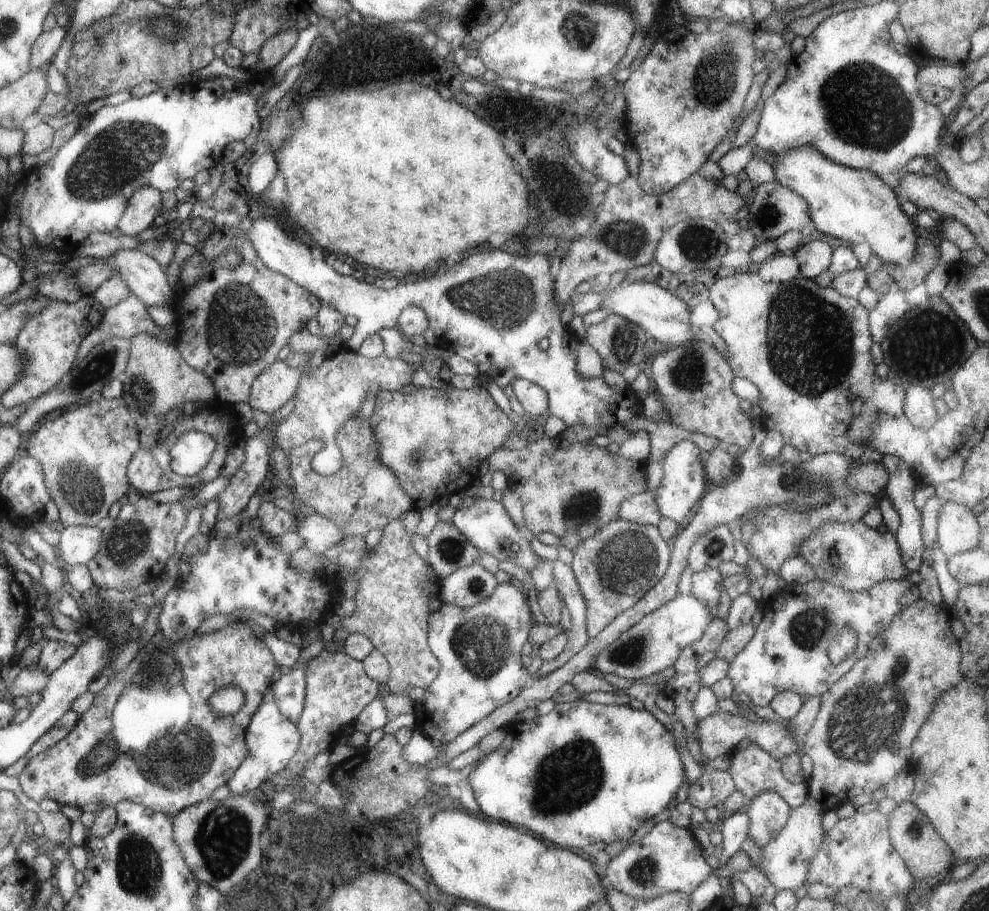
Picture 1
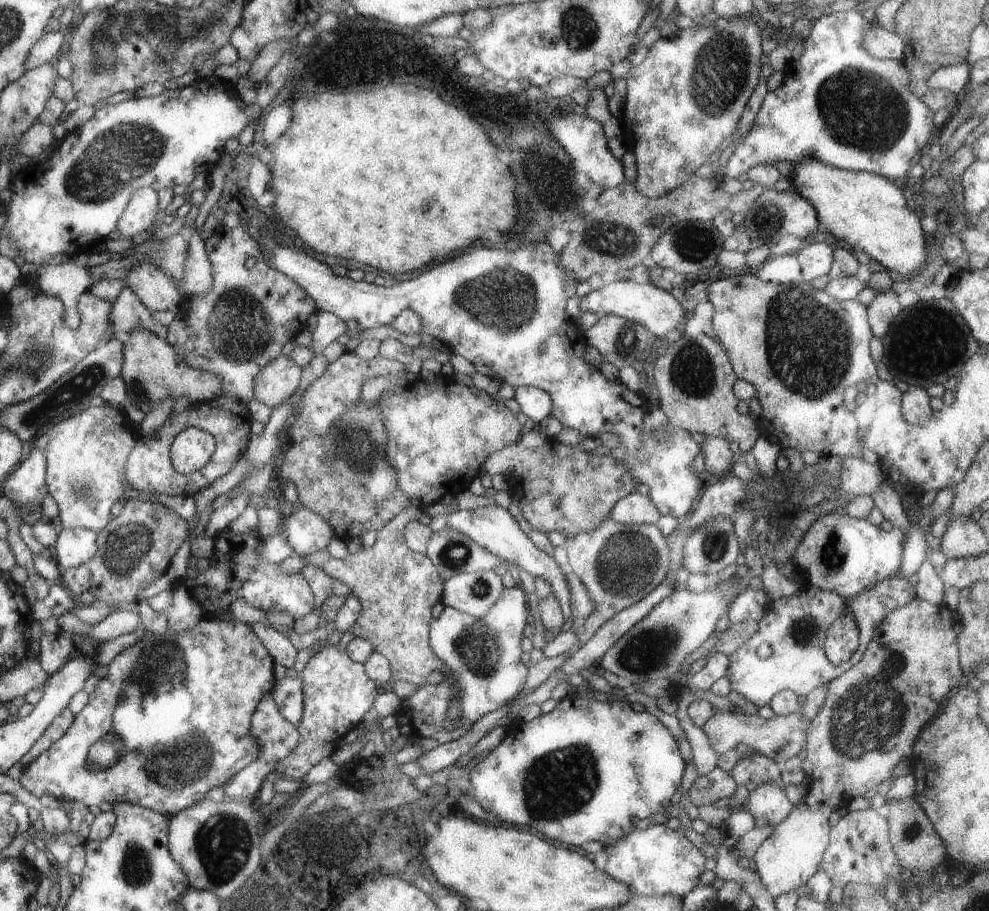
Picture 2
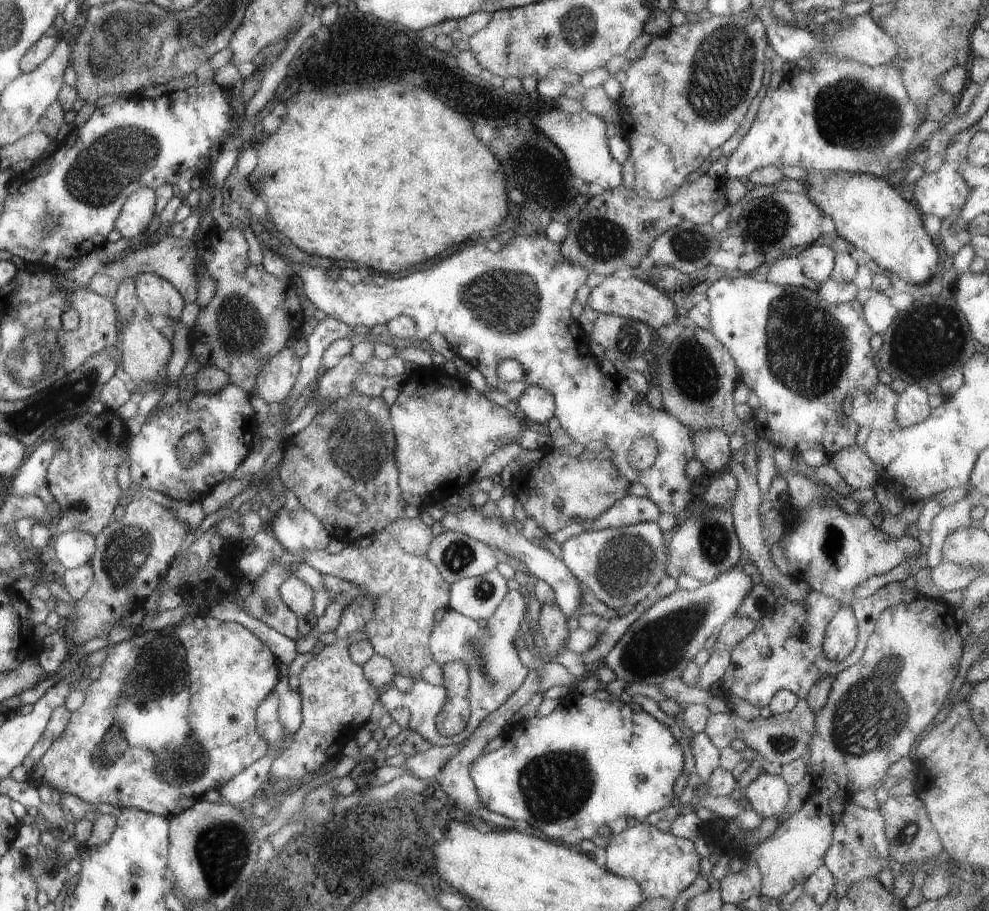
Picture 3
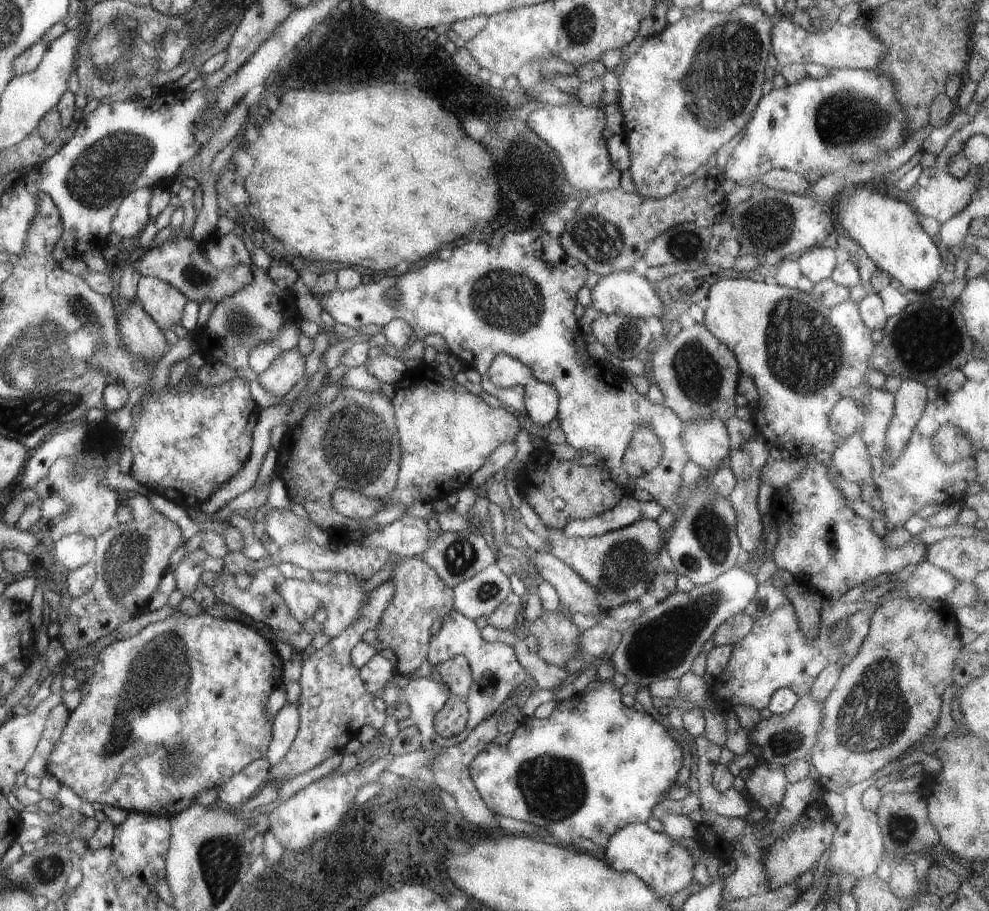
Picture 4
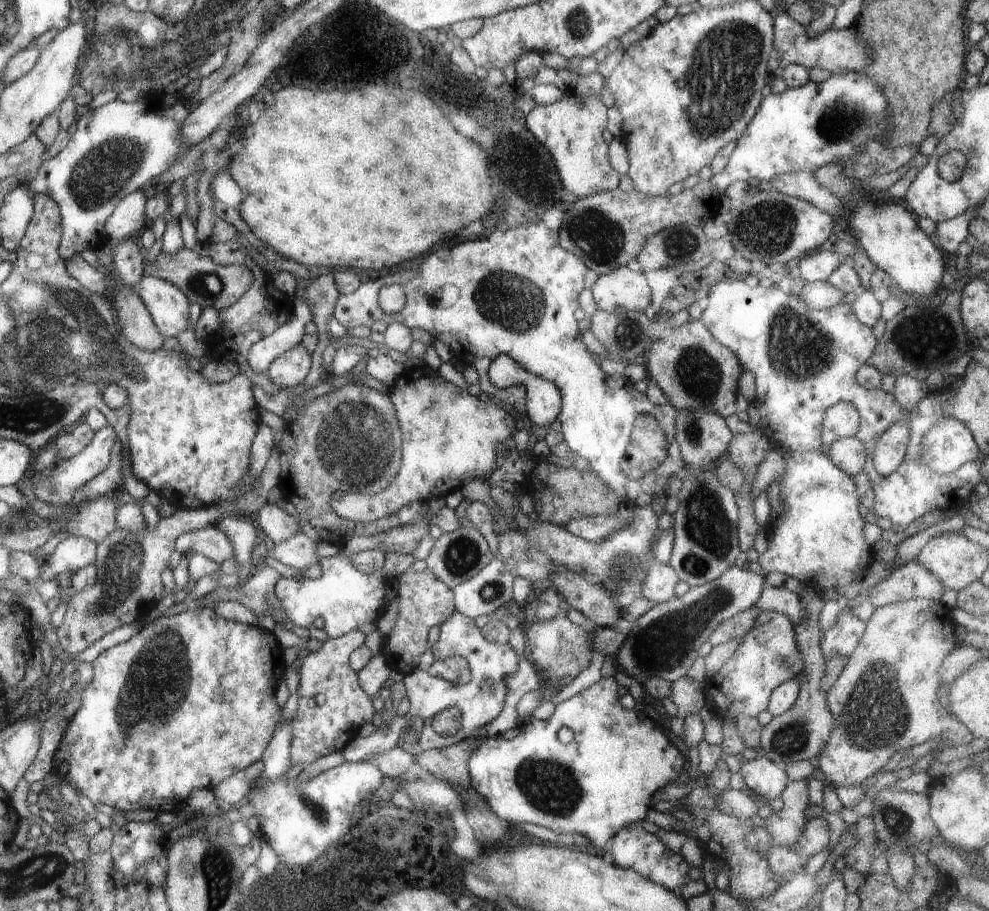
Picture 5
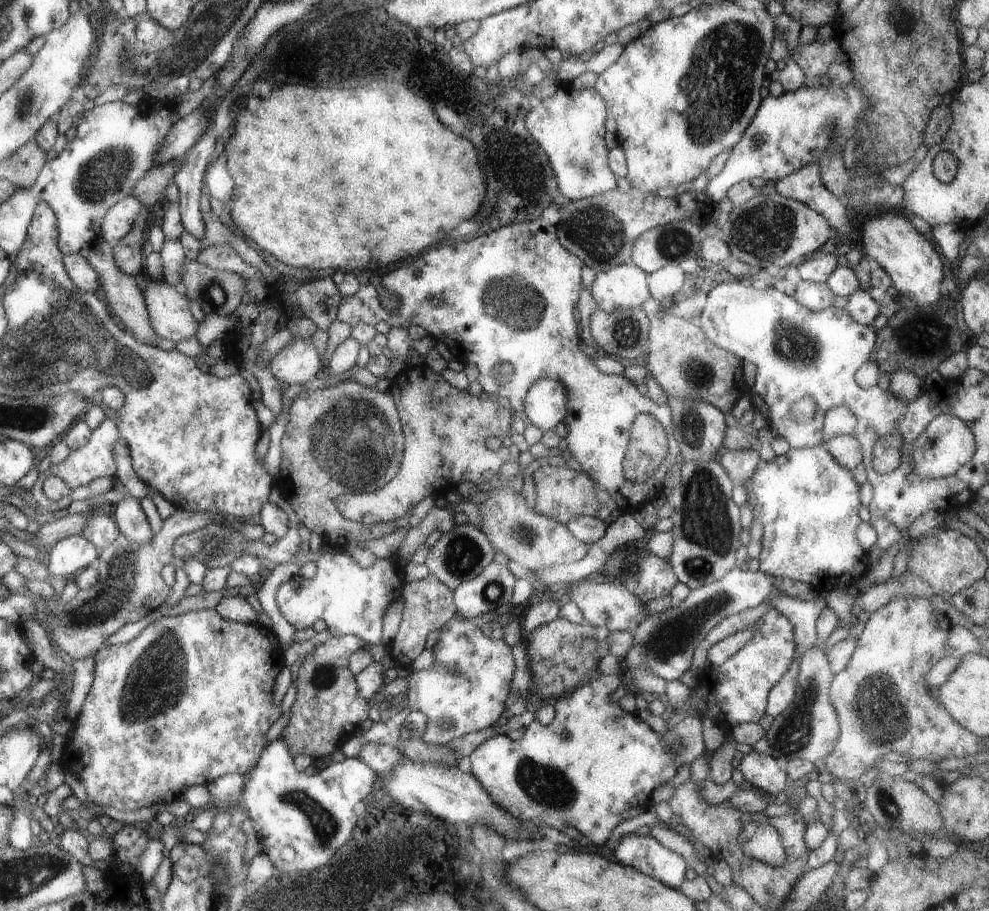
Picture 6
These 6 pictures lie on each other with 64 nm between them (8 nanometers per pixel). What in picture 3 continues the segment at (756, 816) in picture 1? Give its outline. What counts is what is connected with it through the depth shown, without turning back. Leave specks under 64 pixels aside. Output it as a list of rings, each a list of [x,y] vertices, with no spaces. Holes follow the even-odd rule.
[[[760,773],[743,791],[742,800],[762,820],[773,816],[779,821],[787,804],[788,790],[788,784],[783,782],[779,774]]]

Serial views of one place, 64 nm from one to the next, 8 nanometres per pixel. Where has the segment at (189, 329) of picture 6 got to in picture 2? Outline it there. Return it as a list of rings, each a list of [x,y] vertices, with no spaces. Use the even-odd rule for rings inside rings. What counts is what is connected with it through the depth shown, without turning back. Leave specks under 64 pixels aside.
[[[147,262],[135,264],[125,274],[123,282],[150,313],[170,311],[177,314],[180,312],[183,303],[181,294],[167,276],[155,270],[155,266]]]

